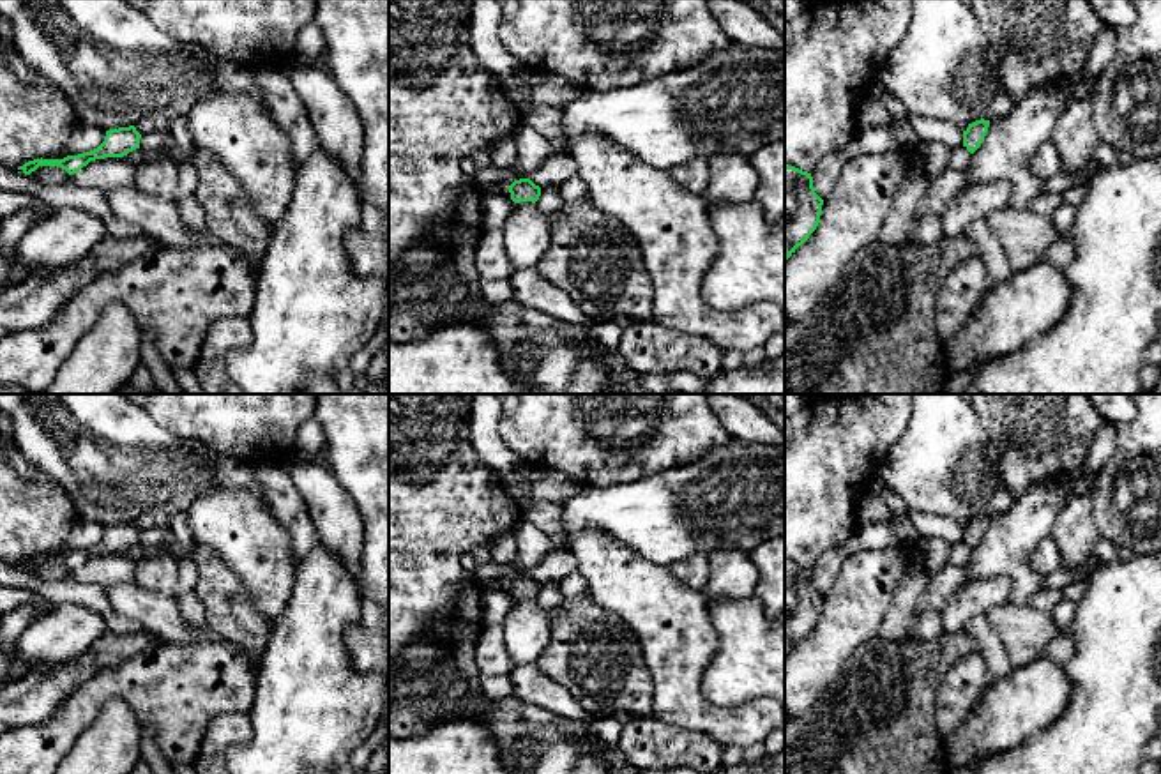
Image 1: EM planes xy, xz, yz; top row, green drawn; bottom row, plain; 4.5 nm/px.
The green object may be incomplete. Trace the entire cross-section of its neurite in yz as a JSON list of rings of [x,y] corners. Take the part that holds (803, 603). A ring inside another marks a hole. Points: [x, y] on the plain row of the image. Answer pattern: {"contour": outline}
{"contour": [[[785,562],[785,656],[816,626],[822,601],[811,569]]]}

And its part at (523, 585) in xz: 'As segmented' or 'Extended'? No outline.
As segmented

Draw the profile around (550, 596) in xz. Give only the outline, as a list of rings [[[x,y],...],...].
[[[544,581],[541,583],[541,592],[535,597],[535,603],[546,610],[551,611],[555,606],[558,606],[564,601],[564,594],[560,590],[560,581]]]

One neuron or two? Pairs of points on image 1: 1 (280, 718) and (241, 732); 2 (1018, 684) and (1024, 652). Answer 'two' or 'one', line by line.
1: two
2: two

